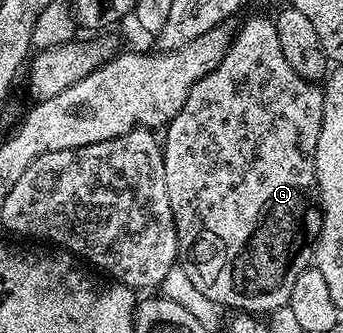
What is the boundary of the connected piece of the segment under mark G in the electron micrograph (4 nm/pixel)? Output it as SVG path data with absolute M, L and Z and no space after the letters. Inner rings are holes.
M251 18L244 24L240 30L231 39L231 47L225 52L225 56L219 64L211 72L206 74L201 80L197 80L197 84L193 84L193 88L189 92L189 96L185 100L185 104L181 108L181 112L177 112L177 116L171 122L167 123L165 133L167 139L162 139L163 159L165 160L165 188L169 188L169 204L173 208L173 220L177 228L177 240L179 241L179 257L178 261L185 268L185 276L189 276L189 280L193 280L193 284L204 294L209 296L209 300L213 300L221 308L227 306L231 312L246 312L256 316L267 316L270 310L279 310L288 305L293 292L293 284L297 280L297 276L301 276L301 272L305 272L308 266L312 265L315 256L315 242L319 239L321 232L321 224L323 223L323 212L319 205L319 188L317 186L317 176L315 175L315 153L317 152L317 136L321 136L321 120L323 119L323 86L305 80L301 76L297 76L297 72L293 72L293 68L289 65L289 60L285 60L285 52L281 52L281 40L277 36L277 28L274 21L268 18Z

